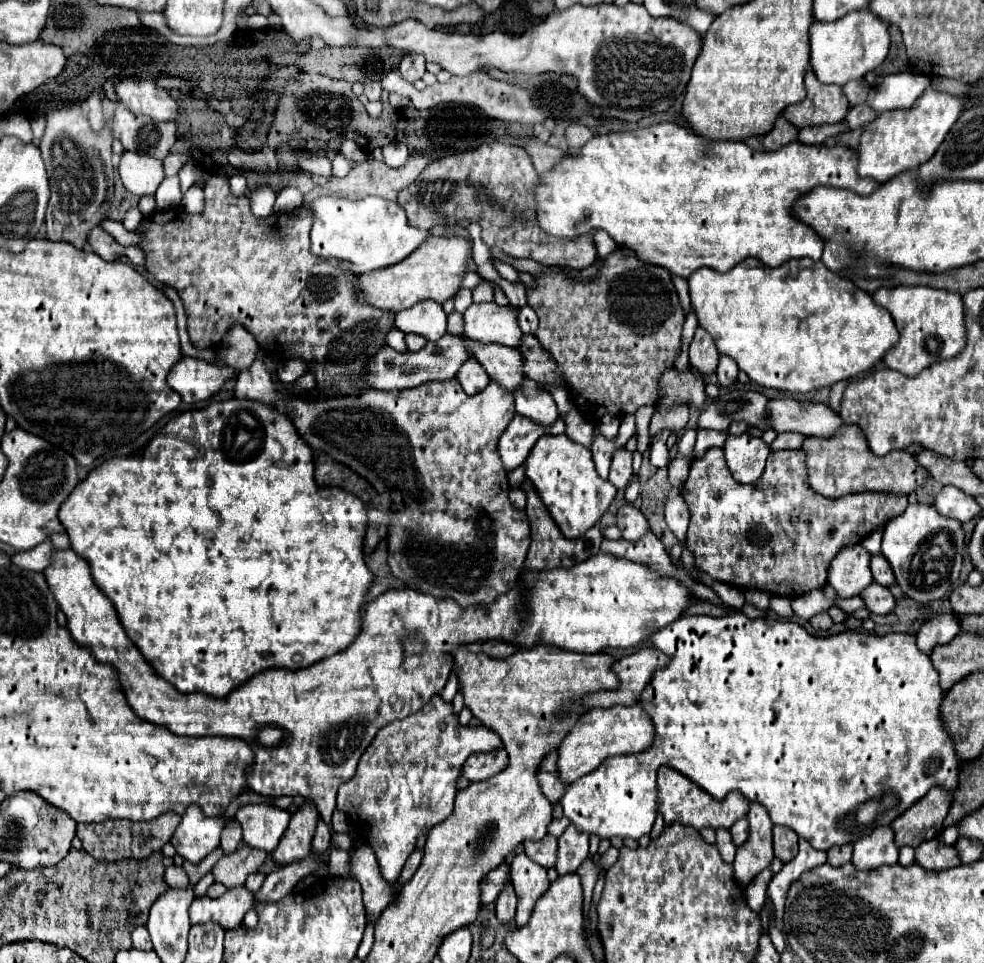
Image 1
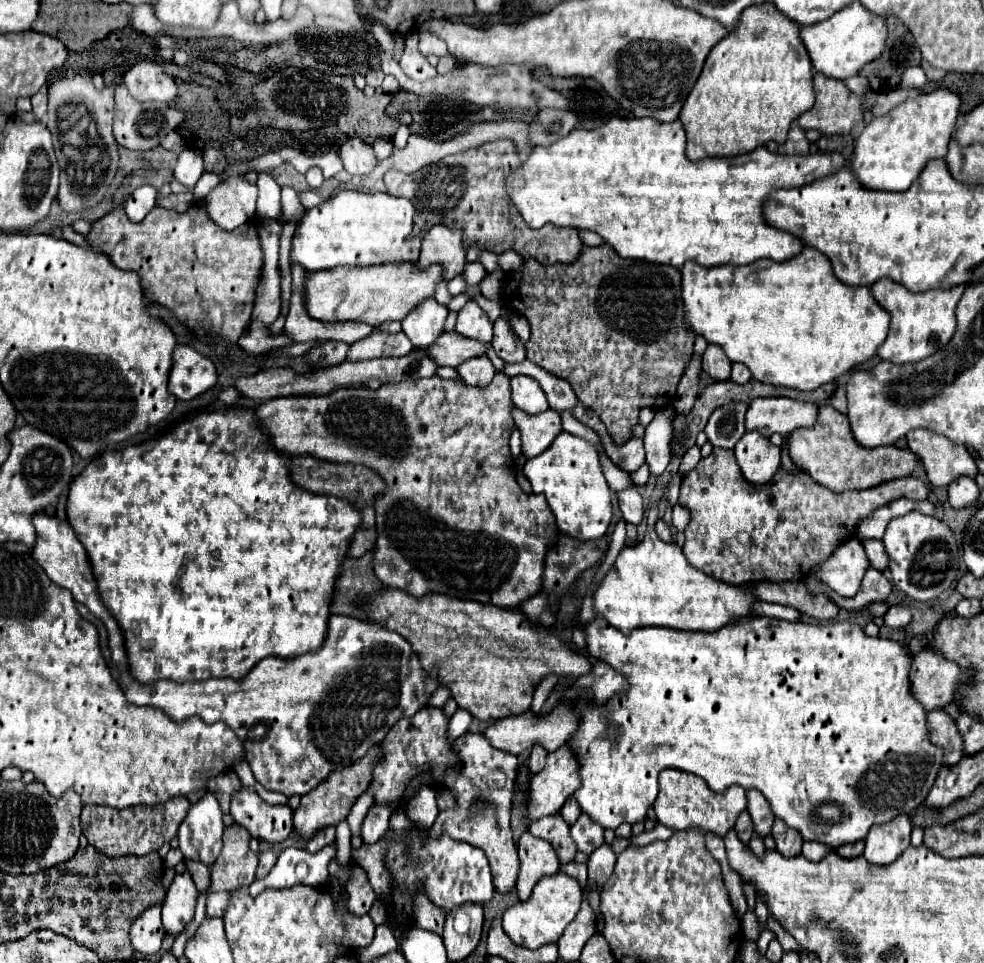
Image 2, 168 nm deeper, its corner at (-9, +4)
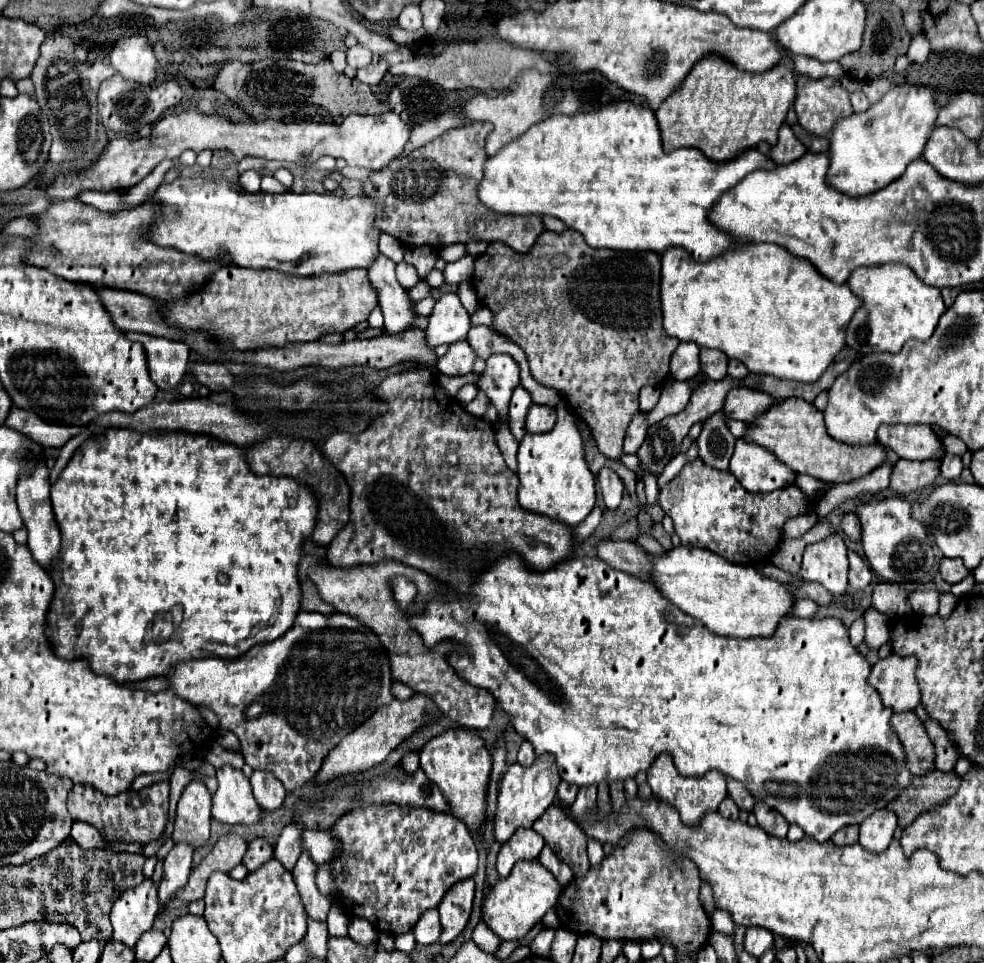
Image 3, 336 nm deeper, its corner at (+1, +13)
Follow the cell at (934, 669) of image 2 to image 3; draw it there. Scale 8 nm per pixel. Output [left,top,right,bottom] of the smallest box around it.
[870,654,920,712]

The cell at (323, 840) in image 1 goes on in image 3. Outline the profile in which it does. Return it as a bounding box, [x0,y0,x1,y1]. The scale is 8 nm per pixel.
[274,824,306,870]

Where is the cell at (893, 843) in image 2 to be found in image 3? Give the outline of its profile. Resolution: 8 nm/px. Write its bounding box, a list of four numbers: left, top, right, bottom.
[860,808,898,852]

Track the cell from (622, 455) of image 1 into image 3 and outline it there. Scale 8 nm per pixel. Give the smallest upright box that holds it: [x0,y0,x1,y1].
[624,412,648,454]

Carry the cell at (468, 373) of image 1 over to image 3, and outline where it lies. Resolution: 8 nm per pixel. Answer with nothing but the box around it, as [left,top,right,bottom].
[438,340,476,376]

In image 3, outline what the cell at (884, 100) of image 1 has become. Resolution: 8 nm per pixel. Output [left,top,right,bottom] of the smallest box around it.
[906,34,930,64]

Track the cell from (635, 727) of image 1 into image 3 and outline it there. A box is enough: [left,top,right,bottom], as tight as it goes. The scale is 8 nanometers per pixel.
[496,756,560,842]

